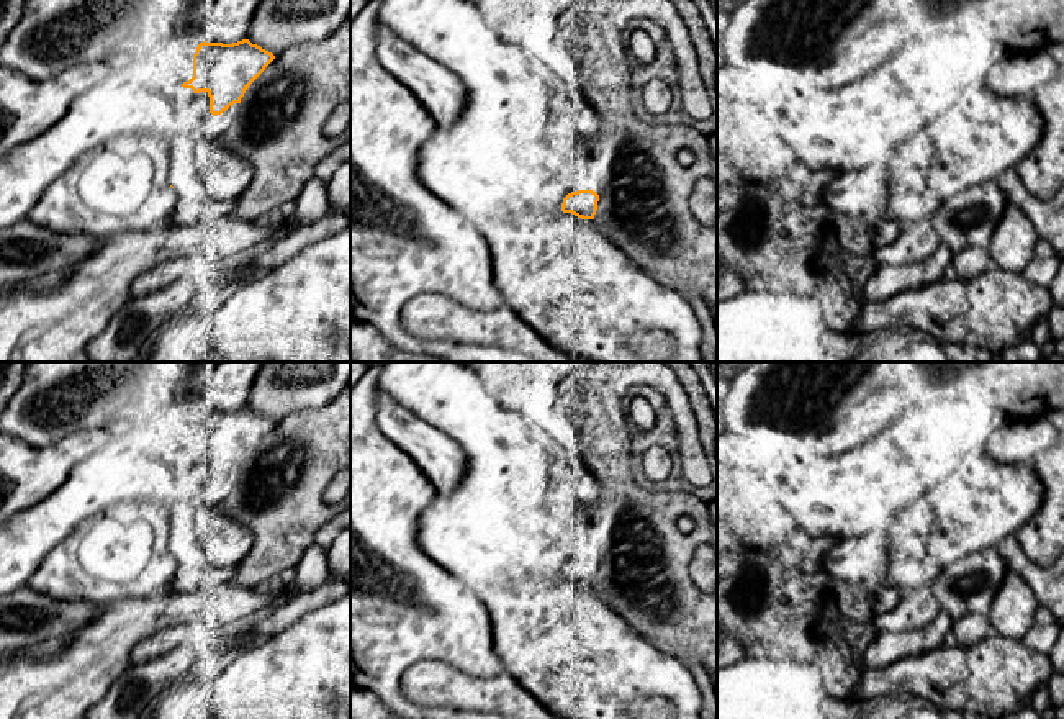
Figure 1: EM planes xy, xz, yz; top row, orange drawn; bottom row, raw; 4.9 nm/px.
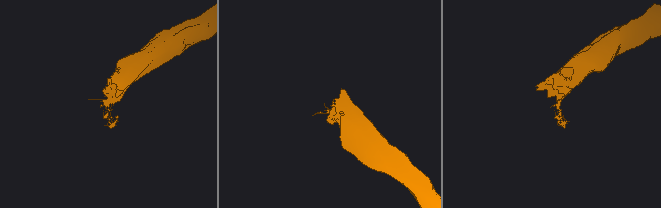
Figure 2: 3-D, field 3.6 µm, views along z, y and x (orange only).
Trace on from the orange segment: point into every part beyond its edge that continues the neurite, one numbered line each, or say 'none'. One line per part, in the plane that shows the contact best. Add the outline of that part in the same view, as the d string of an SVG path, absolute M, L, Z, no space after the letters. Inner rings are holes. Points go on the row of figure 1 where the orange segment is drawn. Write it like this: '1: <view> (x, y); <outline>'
1: xy (128, 102); M144 62L110 74L79 95L69 111L47 131L23 142L0 159L0 229L28 218L49 185L100 144L121 136L156 136L167 142L193 139L206 121L185 97L182 84L167 87L152 79Z

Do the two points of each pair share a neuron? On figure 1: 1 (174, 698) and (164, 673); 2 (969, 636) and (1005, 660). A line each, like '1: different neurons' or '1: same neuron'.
1: different neurons
2: same neuron

